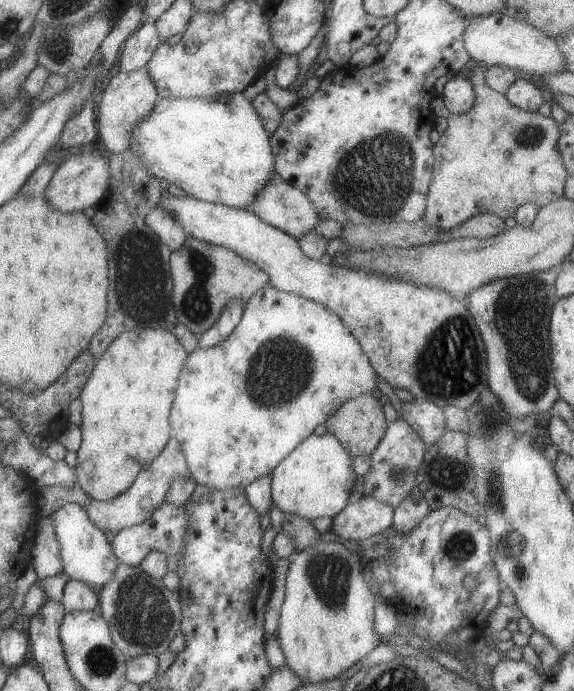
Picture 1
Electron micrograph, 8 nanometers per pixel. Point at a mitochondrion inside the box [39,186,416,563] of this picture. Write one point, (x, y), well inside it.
(279, 370)

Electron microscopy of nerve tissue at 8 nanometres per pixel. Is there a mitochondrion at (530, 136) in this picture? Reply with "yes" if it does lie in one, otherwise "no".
yes

